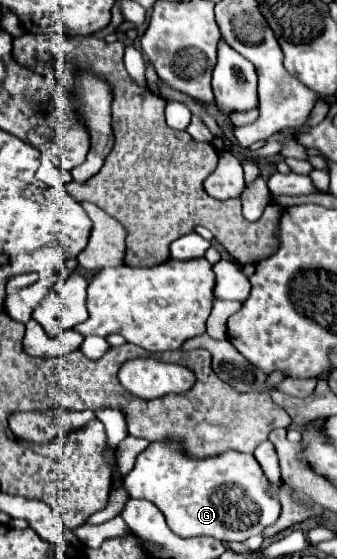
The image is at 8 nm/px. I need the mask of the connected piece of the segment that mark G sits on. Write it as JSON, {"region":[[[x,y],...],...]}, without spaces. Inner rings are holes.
{"region":[[[178,440],[152,442],[136,458],[134,470],[124,478],[124,488],[128,490],[130,498],[154,502],[166,516],[170,530],[182,538],[212,536],[222,542],[244,542],[250,536],[260,534],[266,526],[272,526],[280,516],[280,502],[272,494],[272,482],[258,466],[258,460],[252,454],[242,454],[236,450],[226,450],[208,458],[194,458],[186,454],[184,444]]]}

